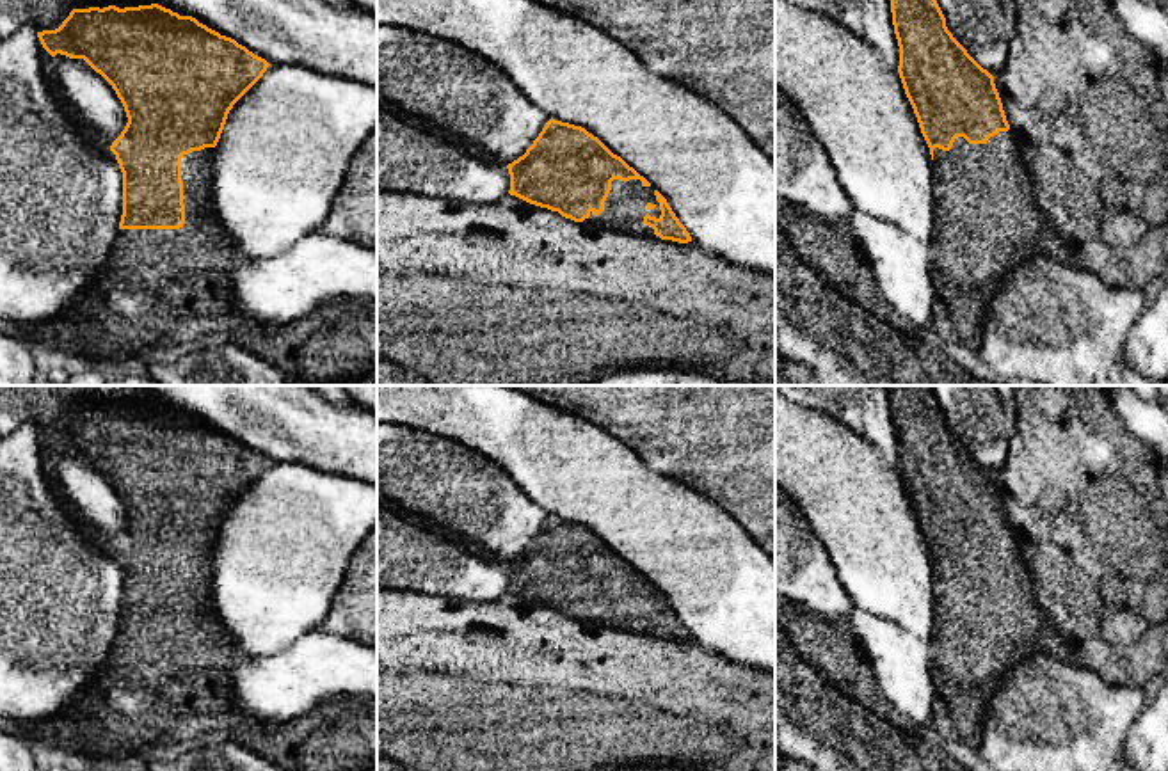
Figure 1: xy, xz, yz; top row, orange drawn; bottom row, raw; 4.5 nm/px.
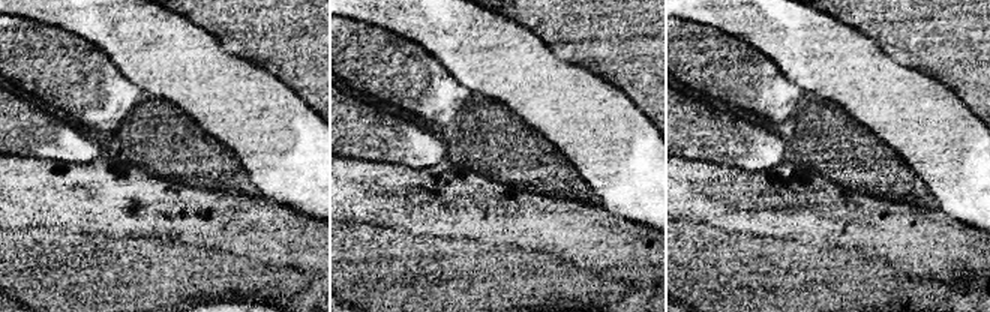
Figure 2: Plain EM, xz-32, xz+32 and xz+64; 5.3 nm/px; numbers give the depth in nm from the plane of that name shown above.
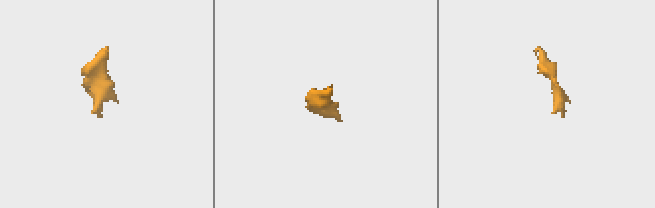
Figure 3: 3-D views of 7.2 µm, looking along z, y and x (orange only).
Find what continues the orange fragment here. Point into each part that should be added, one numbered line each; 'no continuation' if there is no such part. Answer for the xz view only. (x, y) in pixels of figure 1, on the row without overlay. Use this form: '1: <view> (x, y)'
1: xz (624, 606)

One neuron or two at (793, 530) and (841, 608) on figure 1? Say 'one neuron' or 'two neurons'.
one neuron

